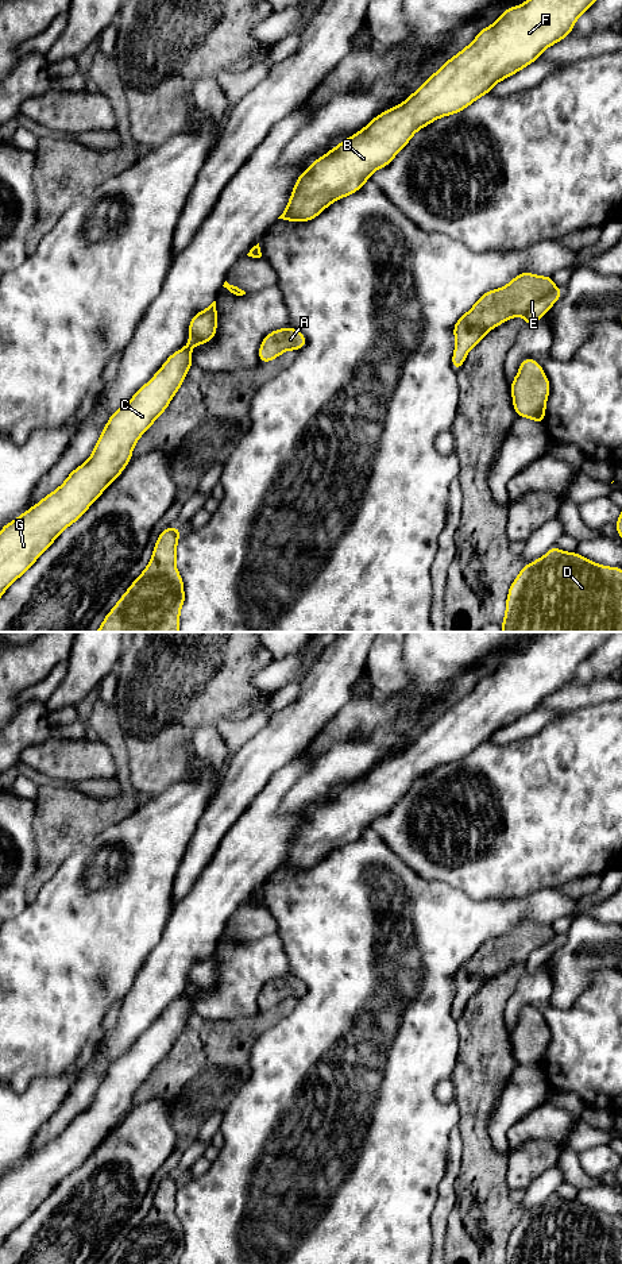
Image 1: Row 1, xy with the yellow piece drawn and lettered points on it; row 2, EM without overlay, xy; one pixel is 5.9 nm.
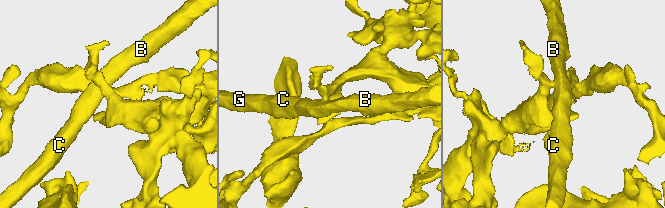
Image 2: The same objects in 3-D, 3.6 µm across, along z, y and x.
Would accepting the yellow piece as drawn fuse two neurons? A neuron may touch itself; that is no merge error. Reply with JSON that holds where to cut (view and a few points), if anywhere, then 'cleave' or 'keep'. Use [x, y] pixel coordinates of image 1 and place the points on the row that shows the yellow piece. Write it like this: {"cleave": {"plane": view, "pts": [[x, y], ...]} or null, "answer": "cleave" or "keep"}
{"cleave": {"plane": "xy", "pts": [[248, 253], [259, 257]]}, "answer": "cleave"}

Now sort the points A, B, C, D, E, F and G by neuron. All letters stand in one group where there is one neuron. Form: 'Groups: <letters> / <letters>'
Groups: A D E / B C F G

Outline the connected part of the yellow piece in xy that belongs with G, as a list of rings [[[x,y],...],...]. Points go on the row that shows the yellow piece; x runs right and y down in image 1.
[[[213,301],[206,309],[196,313],[189,324],[189,342],[171,354],[157,374],[135,396],[117,409],[105,424],[89,459],[69,474],[66,481],[36,505],[5,524],[0,531],[0,597],[34,562],[53,544],[57,536],[77,521],[100,494],[119,477],[130,463],[132,448],[139,438],[169,406],[193,365],[192,346],[210,342],[216,335],[217,308]]]

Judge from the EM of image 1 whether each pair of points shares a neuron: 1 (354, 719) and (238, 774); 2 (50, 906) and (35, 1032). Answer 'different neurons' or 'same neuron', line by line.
1: different neurons
2: same neuron

